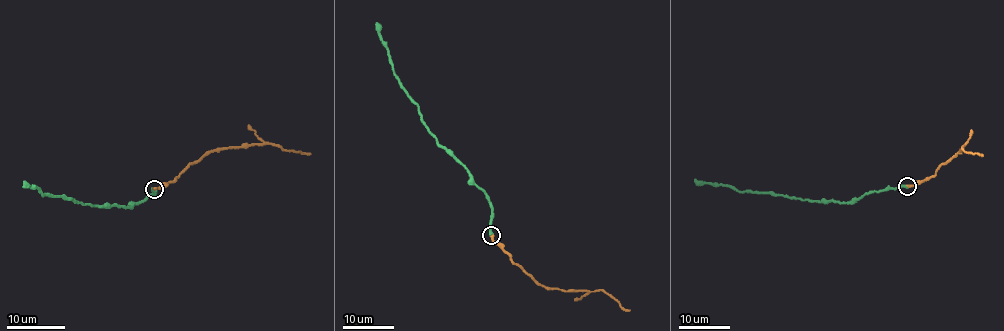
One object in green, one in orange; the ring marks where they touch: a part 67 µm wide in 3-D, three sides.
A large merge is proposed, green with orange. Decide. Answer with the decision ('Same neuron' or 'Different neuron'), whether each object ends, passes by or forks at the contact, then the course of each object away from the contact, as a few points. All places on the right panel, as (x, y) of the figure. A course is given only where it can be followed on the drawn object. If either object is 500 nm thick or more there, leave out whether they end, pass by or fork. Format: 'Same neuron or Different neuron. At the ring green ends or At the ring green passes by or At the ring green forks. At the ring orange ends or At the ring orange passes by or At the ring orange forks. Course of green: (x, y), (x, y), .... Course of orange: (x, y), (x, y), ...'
Same neuron. At the ring green ends. At the ring orange ends. Course of green: (907, 186), (869, 192), (855, 201), (810, 201), (744, 192), (726, 185), (699, 183), (695, 179). Course of orange: (907, 186), (931, 177), (963, 147), (965, 152), (982, 156)

